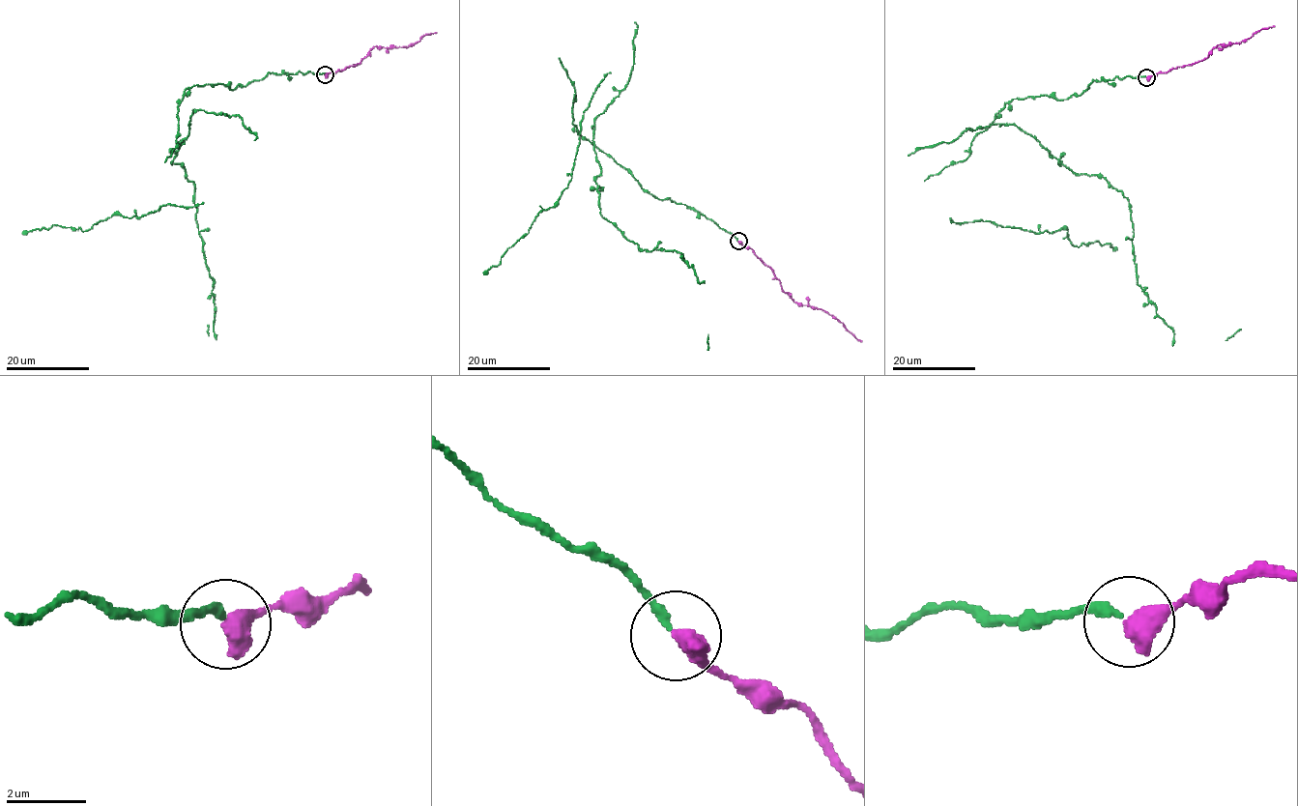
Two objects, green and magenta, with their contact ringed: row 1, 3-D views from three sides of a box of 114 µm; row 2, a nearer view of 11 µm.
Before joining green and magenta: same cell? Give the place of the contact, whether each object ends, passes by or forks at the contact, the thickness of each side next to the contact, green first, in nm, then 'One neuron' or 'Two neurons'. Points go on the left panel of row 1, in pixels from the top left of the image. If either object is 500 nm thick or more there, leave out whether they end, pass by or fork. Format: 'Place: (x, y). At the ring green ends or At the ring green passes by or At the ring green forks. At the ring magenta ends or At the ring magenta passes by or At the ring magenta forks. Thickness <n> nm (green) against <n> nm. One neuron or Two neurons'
Place: (325, 74). Thickness 200 nm (green) against 550 nm. One neuron

